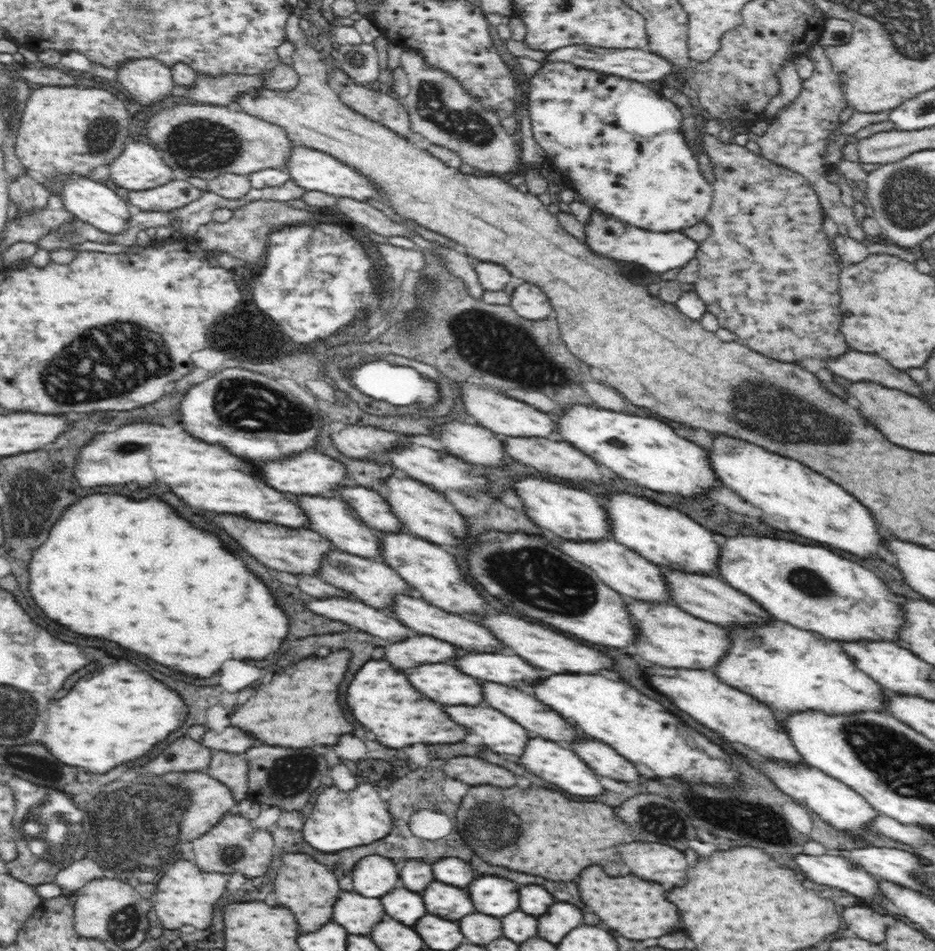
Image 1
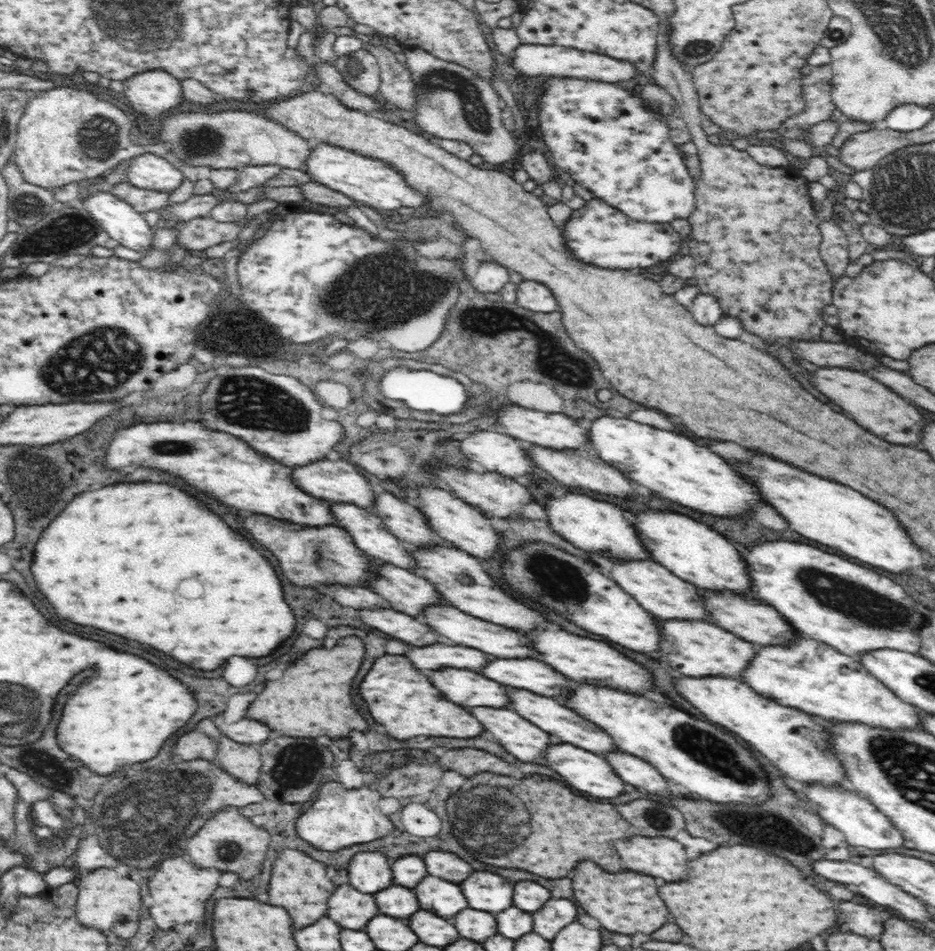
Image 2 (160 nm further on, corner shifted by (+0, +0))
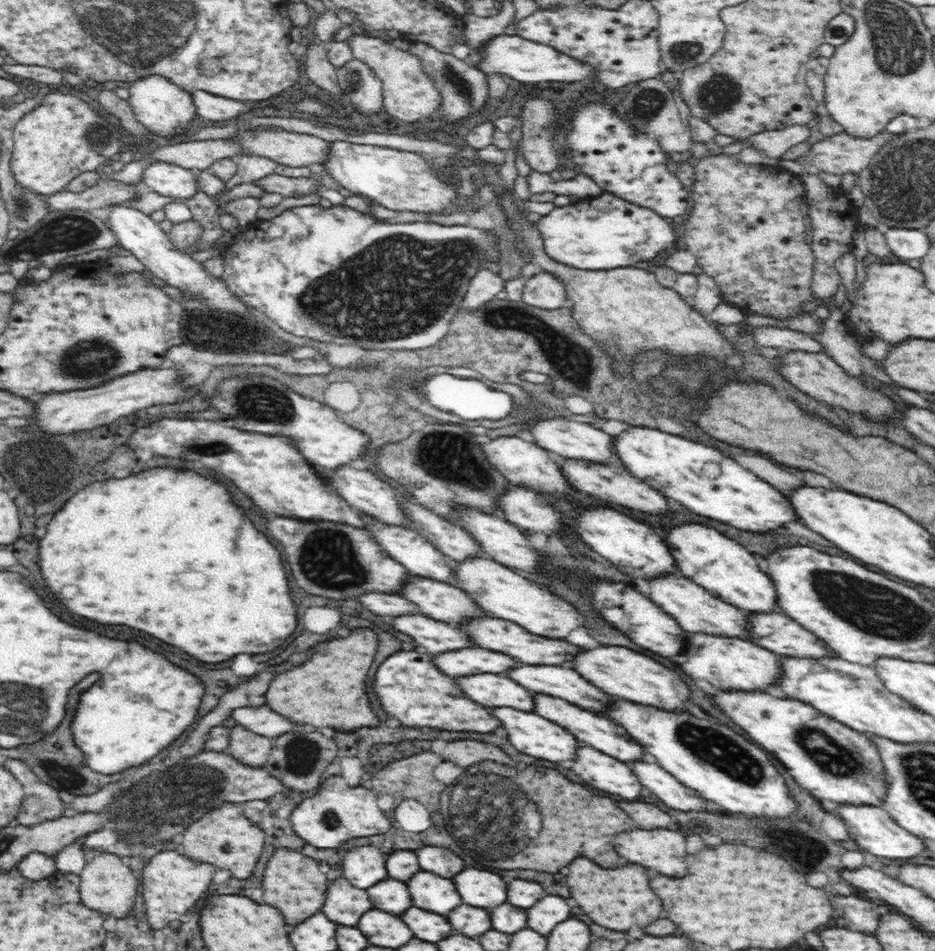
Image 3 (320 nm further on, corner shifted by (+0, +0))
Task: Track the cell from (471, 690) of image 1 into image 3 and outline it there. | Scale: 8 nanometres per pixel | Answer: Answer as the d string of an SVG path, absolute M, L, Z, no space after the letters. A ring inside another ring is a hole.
M474 674L456 678L456 682L466 692L466 696L486 708L510 706L526 712L534 710L534 700L530 692L512 682L510 678L502 678L496 674Z

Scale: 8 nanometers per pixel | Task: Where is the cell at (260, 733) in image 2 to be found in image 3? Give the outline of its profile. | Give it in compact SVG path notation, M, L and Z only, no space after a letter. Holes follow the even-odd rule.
M268 706L238 707L232 711L231 717L240 726L268 738L277 738L298 728L292 722L286 722L280 714L274 714Z

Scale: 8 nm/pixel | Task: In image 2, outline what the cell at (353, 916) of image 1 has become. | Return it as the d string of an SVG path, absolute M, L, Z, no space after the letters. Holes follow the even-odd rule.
M342 884L334 890L328 902L328 912L334 922L348 930L362 930L370 918L378 914L374 896L354 890L350 884Z

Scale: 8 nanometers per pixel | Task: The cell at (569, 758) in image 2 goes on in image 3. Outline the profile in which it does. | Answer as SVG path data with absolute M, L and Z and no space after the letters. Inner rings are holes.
M594 748L578 750L572 772L576 772L584 784L590 784L596 790L618 794L628 800L642 794L642 786L638 786L638 780L634 778L630 766Z

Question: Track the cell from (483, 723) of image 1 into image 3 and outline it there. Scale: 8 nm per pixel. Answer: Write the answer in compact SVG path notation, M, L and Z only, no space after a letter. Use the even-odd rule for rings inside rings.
M494 708L492 714L502 722L502 726L506 728L510 742L514 744L516 750L530 754L534 758L550 760L550 762L574 760L574 750L578 748L578 742L574 742L574 736L566 734L566 730L562 730L560 726L554 726L554 722L546 722L544 718L538 718L538 714L534 714L534 712L526 714L526 712L512 710L512 708Z

